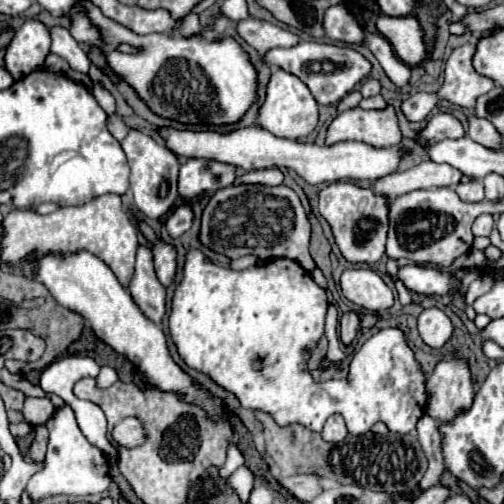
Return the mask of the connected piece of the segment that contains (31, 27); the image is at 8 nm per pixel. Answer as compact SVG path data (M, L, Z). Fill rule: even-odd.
M37 19L25 21L23 27L15 33L5 53L5 63L9 73L15 79L23 79L31 71L41 69L49 53L49 45L51 45L49 27Z

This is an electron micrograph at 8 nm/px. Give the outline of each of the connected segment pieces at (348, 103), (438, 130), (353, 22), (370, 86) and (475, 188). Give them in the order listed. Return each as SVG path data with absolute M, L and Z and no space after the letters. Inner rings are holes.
M355 89L355 91L351 91L349 95L345 95L345 99L341 99L341 103L337 105L337 109L339 109L339 111L355 109L355 107L359 105L359 101L361 101L361 95L359 95L359 91Z
M439 113L427 121L427 127L419 133L419 143L437 143L443 139L461 139L465 137L463 125L449 113Z
M335 5L325 11L323 29L325 29L325 35L333 41L343 41L349 45L361 43L363 29L345 5Z
M373 77L365 79L365 81L359 85L359 91L361 91L363 97L373 97L373 95L379 93L379 89L381 89L381 85L379 85L379 81L373 79Z
M463 179L457 187L455 187L457 195L467 201L467 203L475 203L475 201L483 201L483 183L481 181L473 181L473 179Z

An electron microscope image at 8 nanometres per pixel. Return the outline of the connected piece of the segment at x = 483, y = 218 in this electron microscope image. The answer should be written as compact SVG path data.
M479 215L473 223L473 235L489 235L489 231L493 229L493 217L491 215Z

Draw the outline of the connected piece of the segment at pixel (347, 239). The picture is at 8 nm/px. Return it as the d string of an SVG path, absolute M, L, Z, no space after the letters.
M337 181L319 193L319 213L331 225L335 243L349 263L377 263L385 255L389 221L383 197L377 197L373 191L361 189L349 181Z

